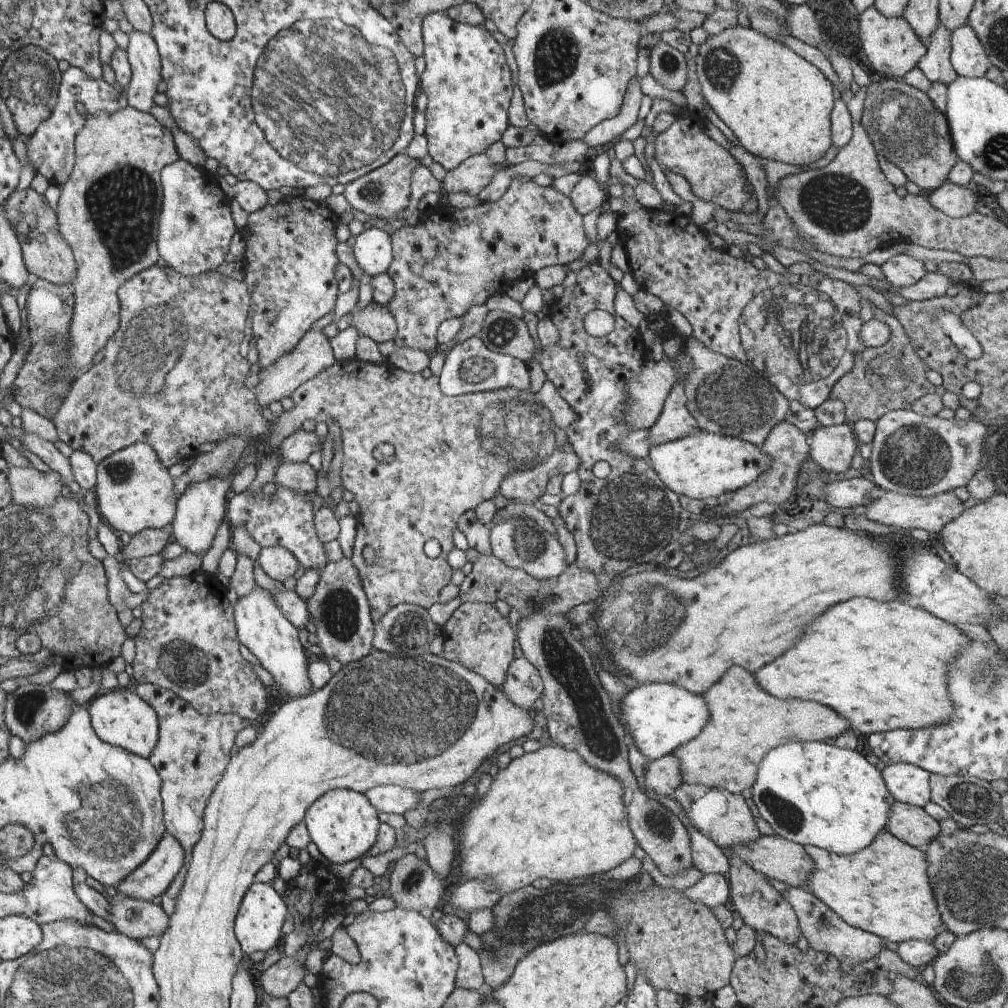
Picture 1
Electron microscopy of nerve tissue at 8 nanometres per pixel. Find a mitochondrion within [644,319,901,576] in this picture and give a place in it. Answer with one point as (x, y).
(728, 397)

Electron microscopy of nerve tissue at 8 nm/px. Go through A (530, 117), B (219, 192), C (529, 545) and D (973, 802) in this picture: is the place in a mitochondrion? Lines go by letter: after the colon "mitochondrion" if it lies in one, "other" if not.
A: other
B: other
C: mitochondrion
D: mitochondrion

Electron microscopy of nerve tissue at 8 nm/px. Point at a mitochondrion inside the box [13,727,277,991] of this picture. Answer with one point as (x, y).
(104, 817)

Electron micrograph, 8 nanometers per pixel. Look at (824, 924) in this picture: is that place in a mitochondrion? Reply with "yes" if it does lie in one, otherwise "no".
yes

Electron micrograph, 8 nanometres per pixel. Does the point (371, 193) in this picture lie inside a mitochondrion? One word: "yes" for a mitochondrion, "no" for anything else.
yes

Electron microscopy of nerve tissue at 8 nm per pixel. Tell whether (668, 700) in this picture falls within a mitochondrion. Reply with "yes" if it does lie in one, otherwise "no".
no

